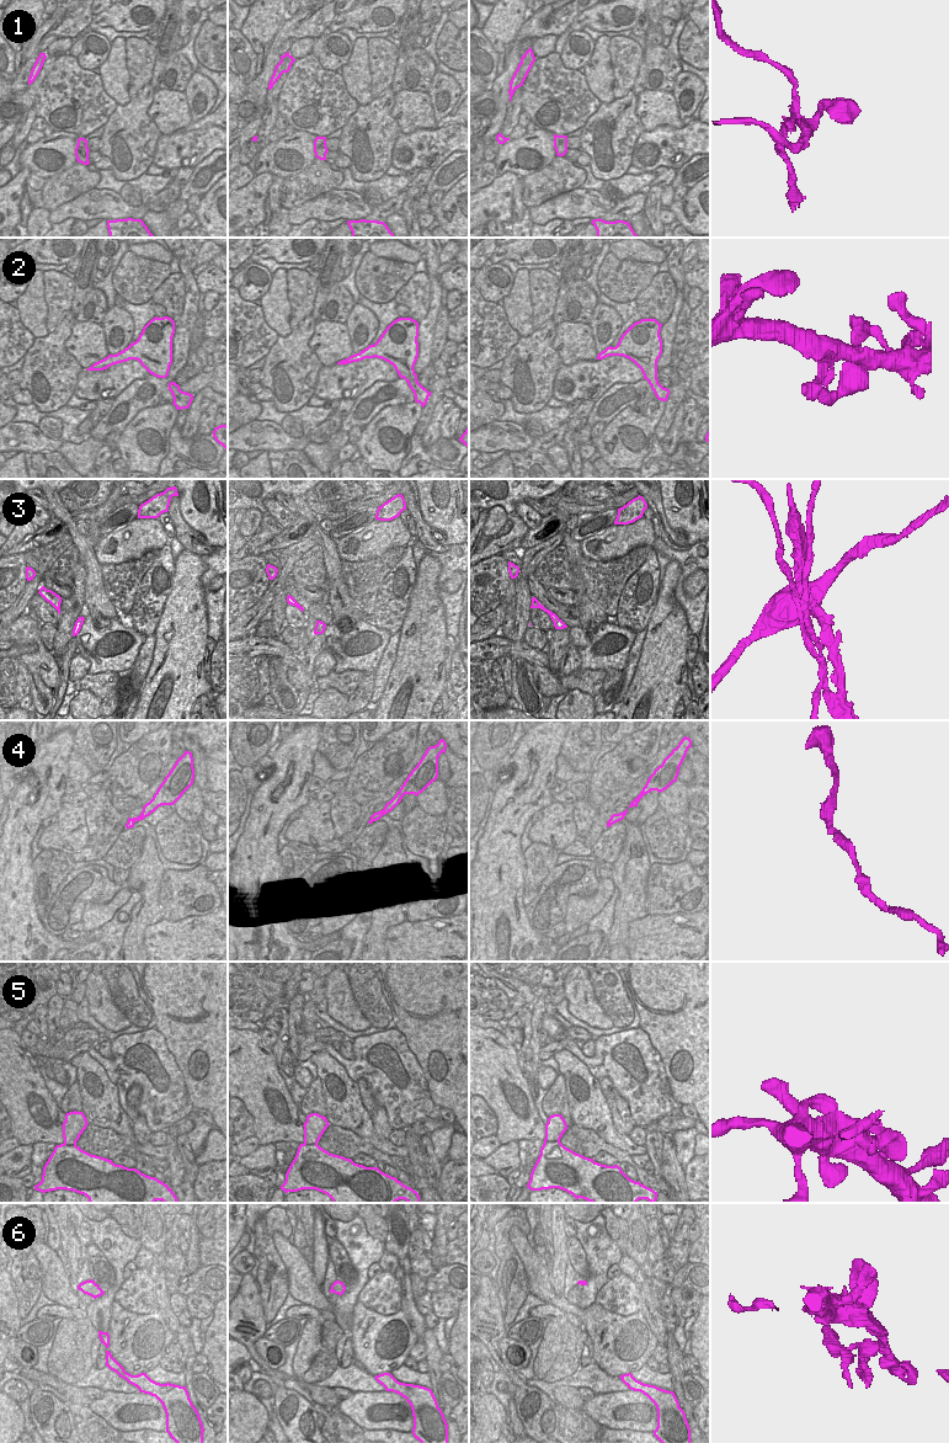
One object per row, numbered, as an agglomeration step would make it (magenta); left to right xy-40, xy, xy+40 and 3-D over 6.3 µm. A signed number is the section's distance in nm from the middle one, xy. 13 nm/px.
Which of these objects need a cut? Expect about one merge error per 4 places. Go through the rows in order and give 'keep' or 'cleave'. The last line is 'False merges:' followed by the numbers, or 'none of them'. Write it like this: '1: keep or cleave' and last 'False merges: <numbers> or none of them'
1: cleave
2: keep
3: cleave
4: keep
5: keep
6: keep
False merges: 1, 3

